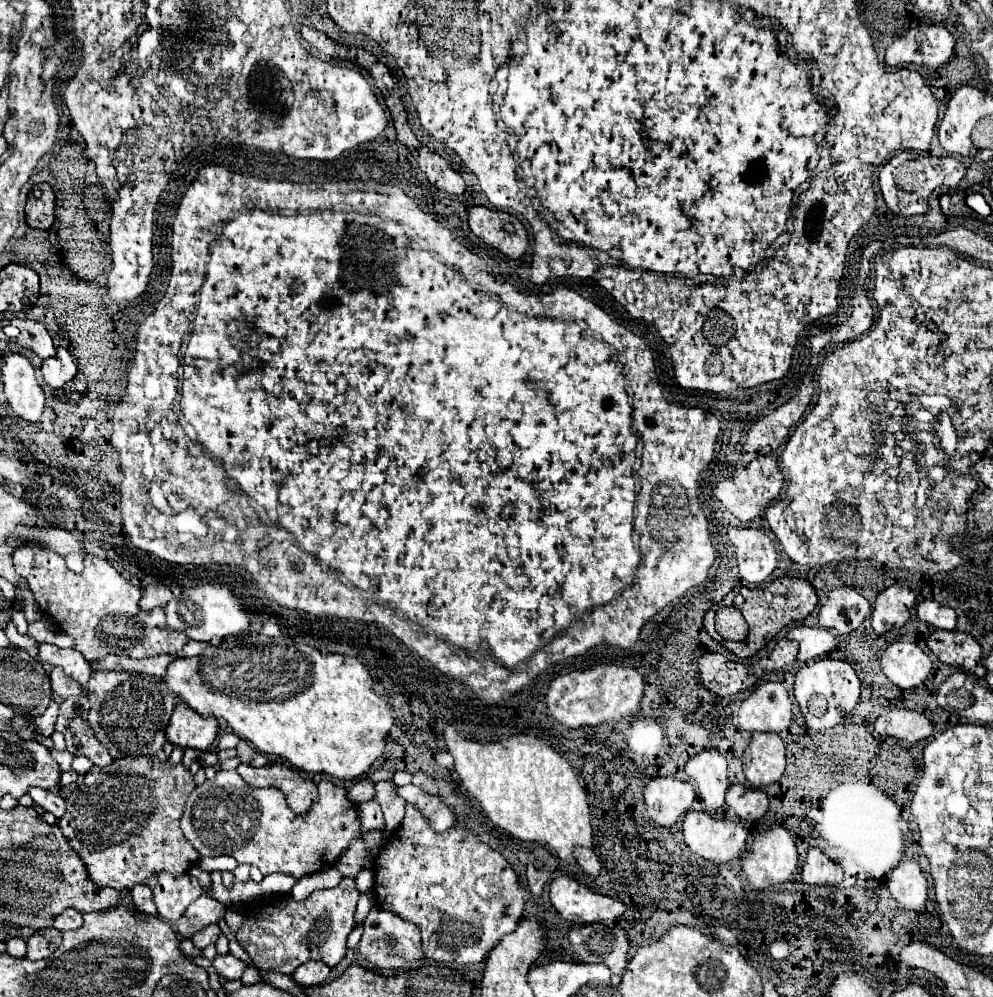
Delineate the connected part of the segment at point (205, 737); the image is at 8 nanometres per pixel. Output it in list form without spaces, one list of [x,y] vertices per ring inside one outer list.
[[[180,701],[166,727],[166,741],[182,749],[206,751],[216,739],[216,733],[218,723],[212,717],[204,719]]]

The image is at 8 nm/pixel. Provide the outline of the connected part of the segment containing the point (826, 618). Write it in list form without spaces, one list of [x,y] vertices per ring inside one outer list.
[[[852,587],[834,589],[818,611],[818,623],[838,633],[852,633],[870,615],[870,603]]]

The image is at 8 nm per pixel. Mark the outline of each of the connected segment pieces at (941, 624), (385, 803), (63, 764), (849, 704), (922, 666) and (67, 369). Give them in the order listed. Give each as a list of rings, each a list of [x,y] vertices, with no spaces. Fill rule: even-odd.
[[[922,601],[922,603],[918,603],[916,613],[918,613],[920,621],[930,623],[936,629],[944,629],[944,631],[956,629],[956,613],[948,605],[942,605],[938,601]]]
[[[378,781],[376,783],[374,801],[378,801],[380,807],[382,807],[384,829],[386,831],[394,831],[400,825],[402,817],[404,817],[404,805],[406,805],[406,801],[400,799],[400,795],[392,793],[390,781]]]
[[[52,750],[51,755],[53,759],[58,761],[58,765],[60,765],[60,769],[64,771],[64,769],[72,769],[70,765],[72,765],[72,759],[74,759],[74,755],[68,751],[56,751]]]
[[[822,659],[796,673],[794,697],[804,715],[804,729],[836,729],[846,721],[860,697],[860,679],[846,661]]]
[[[892,643],[882,653],[884,675],[900,689],[912,689],[926,681],[932,659],[916,643]]]
[[[58,349],[54,357],[44,359],[42,361],[42,377],[44,383],[52,389],[62,389],[68,381],[72,381],[78,373],[78,367],[74,365],[72,355],[68,353],[68,349]]]

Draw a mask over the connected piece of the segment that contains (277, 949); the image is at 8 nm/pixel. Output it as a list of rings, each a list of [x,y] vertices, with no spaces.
[[[344,877],[338,887],[316,891],[304,903],[294,903],[288,895],[274,895],[274,897],[258,899],[248,911],[248,917],[242,923],[240,931],[236,933],[236,939],[244,947],[244,951],[250,955],[254,965],[260,967],[262,971],[292,975],[298,965],[310,959],[324,961],[328,967],[336,967],[344,959],[346,949],[348,949],[346,937],[354,927],[354,911],[356,911],[358,897],[360,897],[360,891],[356,889],[356,879]]]

